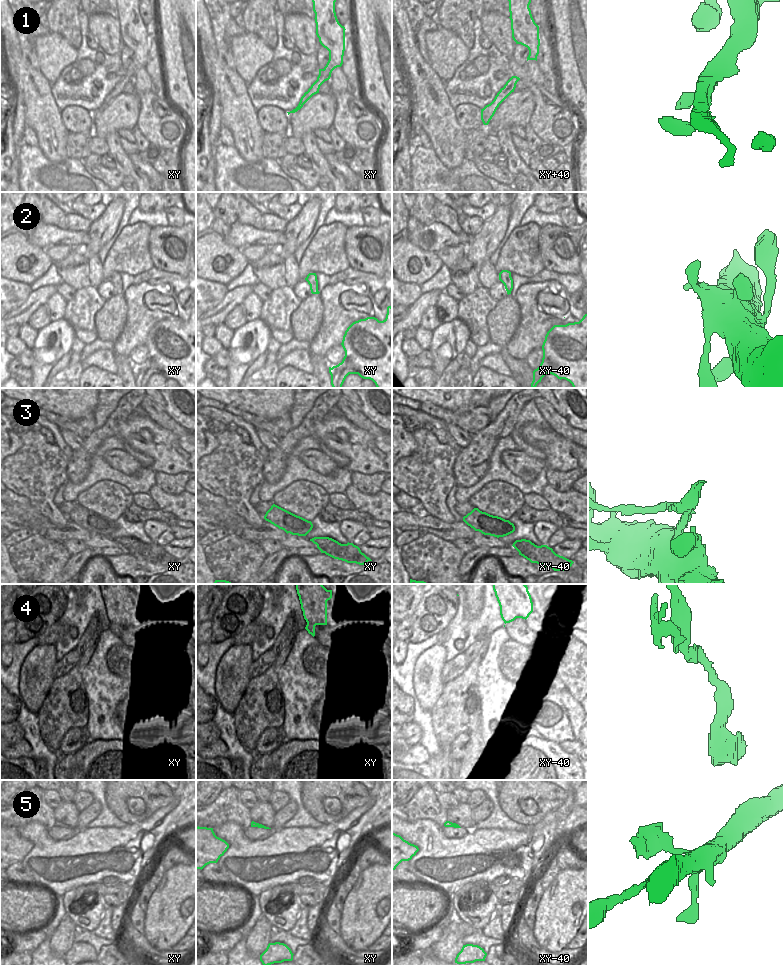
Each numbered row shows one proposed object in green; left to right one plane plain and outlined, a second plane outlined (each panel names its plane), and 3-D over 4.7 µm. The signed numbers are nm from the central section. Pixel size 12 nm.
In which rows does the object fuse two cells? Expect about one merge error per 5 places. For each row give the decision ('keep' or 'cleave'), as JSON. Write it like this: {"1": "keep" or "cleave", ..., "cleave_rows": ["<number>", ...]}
{"1": "keep", "2": "keep", "3": "cleave", "4": "cleave", "5": "keep", "cleave_rows": ["3", "4"]}

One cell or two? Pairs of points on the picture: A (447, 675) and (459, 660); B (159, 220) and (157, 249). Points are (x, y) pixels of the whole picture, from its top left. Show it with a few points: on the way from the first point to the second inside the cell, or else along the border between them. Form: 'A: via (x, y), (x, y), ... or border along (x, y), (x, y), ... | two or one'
A: via (450, 671), (457, 664) | one
B: border along (169, 225), (156, 225), (151, 228) | two

